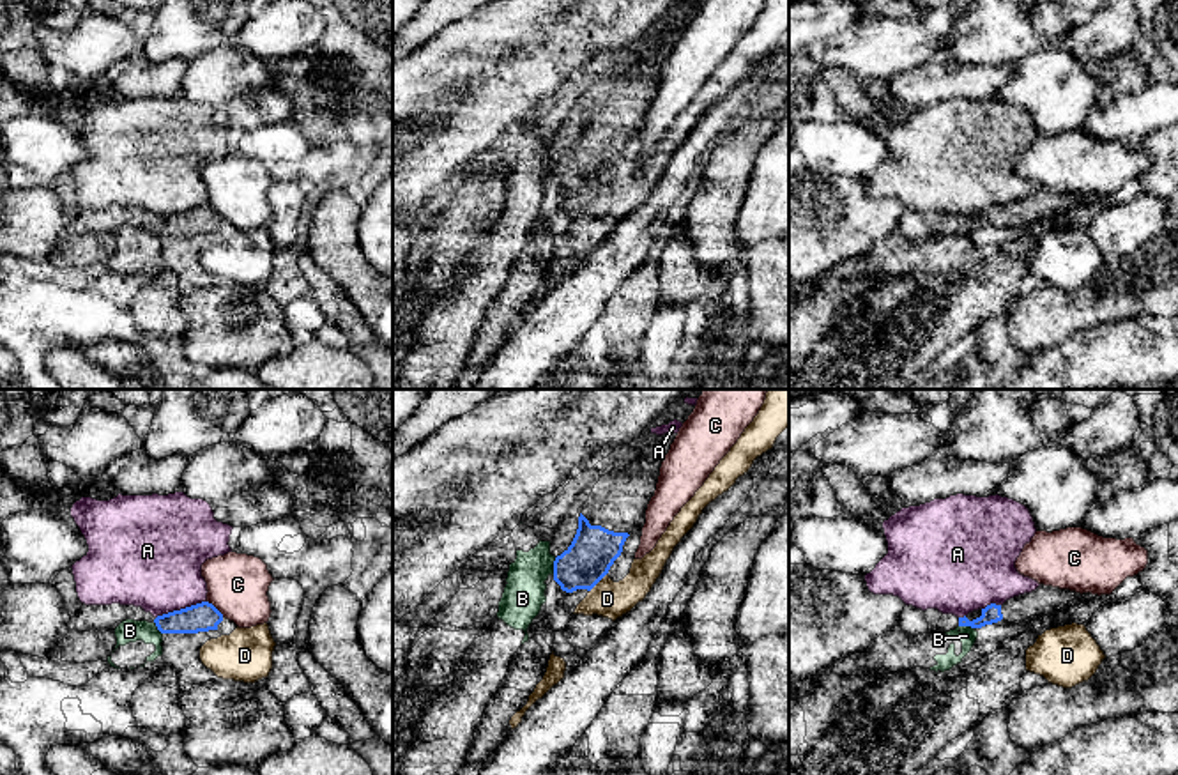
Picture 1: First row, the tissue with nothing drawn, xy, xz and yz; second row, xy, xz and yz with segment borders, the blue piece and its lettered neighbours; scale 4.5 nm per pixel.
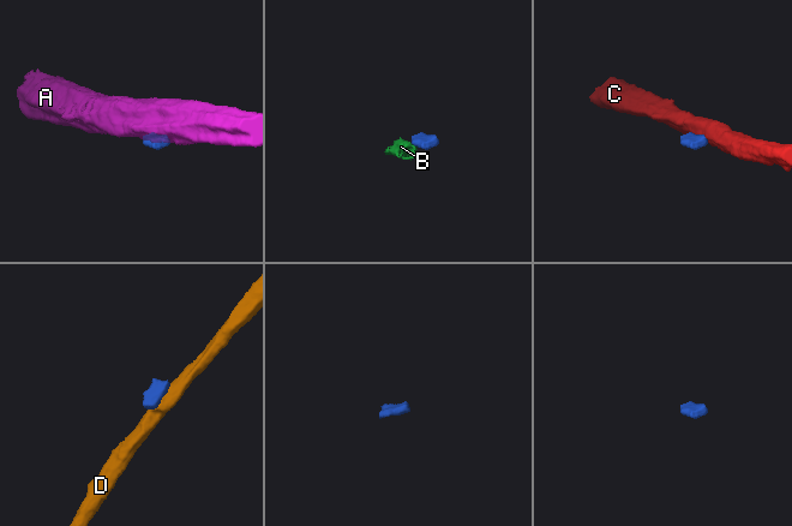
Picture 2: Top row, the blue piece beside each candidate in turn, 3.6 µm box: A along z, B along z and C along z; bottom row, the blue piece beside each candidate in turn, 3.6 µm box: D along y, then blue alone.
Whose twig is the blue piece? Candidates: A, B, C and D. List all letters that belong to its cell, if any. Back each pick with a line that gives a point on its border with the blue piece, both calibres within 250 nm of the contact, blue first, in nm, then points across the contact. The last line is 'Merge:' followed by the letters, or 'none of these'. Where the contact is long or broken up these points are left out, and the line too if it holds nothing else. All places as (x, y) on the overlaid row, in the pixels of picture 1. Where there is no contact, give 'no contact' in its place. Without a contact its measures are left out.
Merge: none of these

